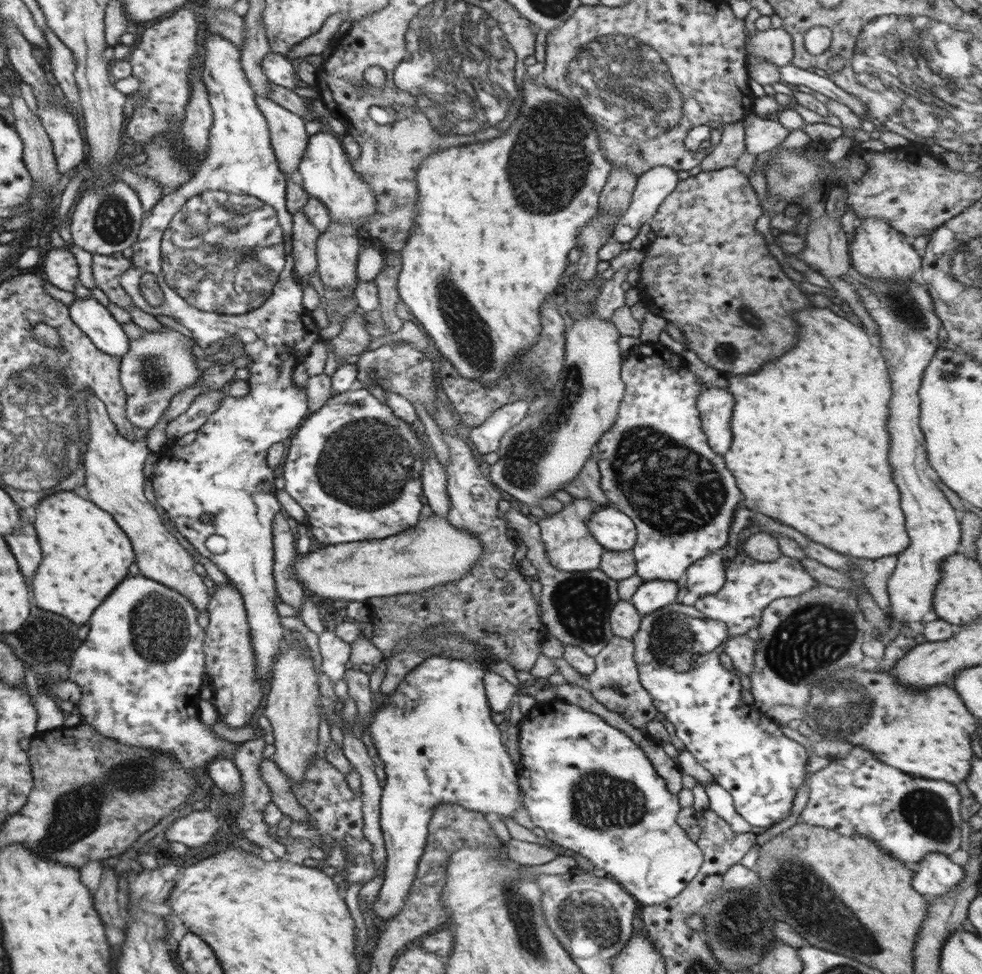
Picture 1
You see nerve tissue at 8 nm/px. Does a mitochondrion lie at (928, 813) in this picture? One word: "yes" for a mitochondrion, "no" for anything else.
yes

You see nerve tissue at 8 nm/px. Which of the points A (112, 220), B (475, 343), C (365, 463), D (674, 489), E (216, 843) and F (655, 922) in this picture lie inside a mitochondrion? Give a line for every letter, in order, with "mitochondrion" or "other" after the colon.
A: mitochondrion
B: mitochondrion
C: mitochondrion
D: mitochondrion
E: other
F: other

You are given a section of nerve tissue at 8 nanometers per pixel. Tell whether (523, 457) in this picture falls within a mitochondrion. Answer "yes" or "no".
yes

